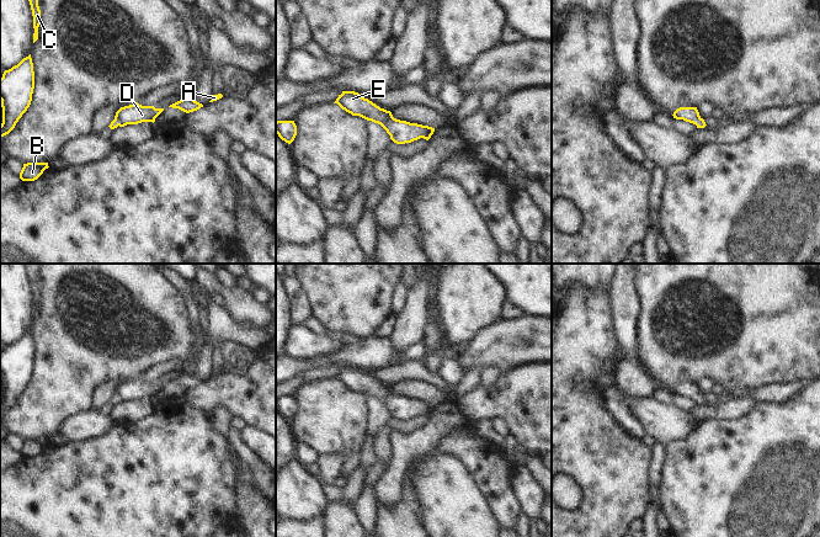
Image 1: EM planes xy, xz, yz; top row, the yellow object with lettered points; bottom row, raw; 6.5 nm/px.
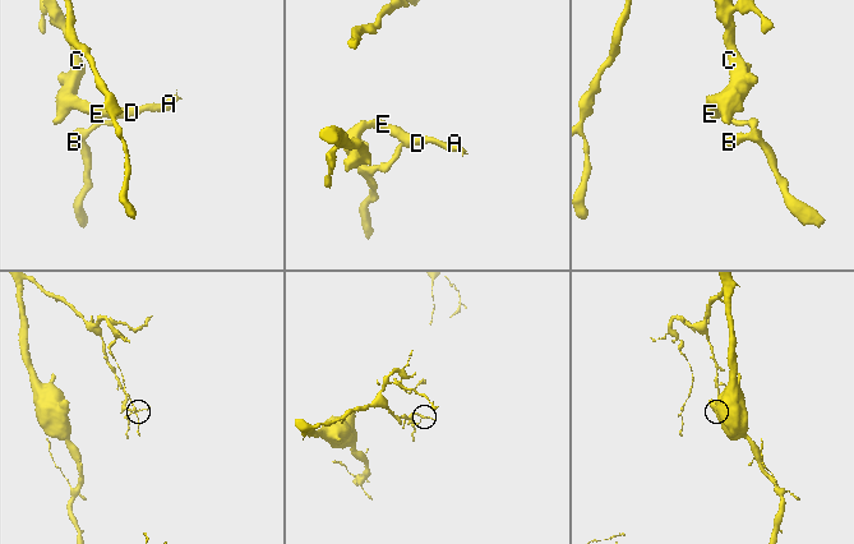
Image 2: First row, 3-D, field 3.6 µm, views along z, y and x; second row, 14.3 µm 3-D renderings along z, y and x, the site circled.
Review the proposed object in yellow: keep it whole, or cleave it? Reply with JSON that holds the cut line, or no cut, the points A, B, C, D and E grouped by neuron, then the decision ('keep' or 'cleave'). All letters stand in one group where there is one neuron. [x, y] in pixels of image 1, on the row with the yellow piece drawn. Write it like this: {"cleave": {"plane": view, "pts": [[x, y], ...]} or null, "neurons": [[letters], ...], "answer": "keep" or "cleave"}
{"cleave": null, "neurons": [["A", "B", "C", "D", "E"]], "answer": "keep"}

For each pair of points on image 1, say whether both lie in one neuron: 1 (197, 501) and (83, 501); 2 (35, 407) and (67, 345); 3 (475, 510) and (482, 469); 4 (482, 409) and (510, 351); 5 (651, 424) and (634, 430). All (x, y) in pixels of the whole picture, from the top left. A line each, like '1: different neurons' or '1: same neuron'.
1: same neuron
2: same neuron
3: different neurons
4: different neurons
5: different neurons

